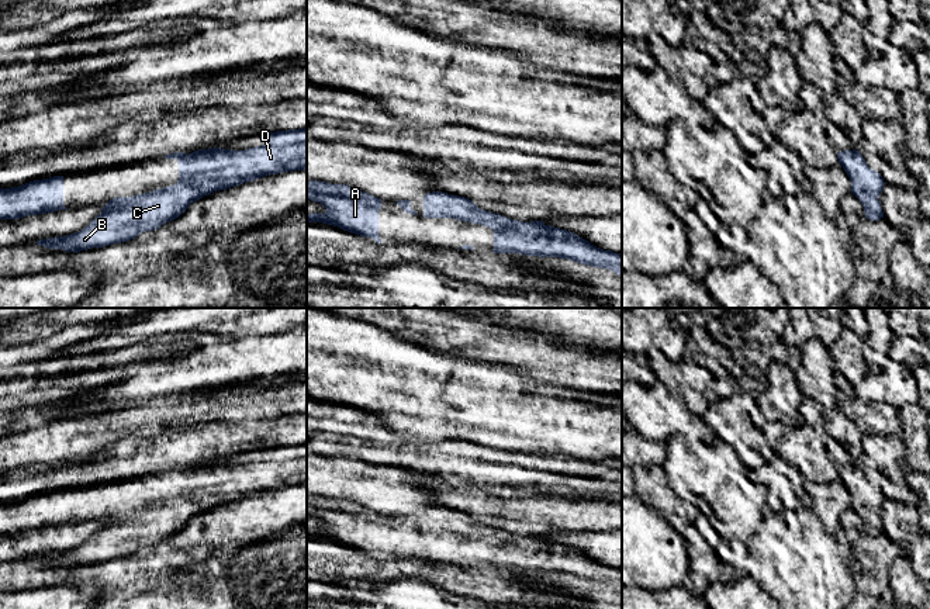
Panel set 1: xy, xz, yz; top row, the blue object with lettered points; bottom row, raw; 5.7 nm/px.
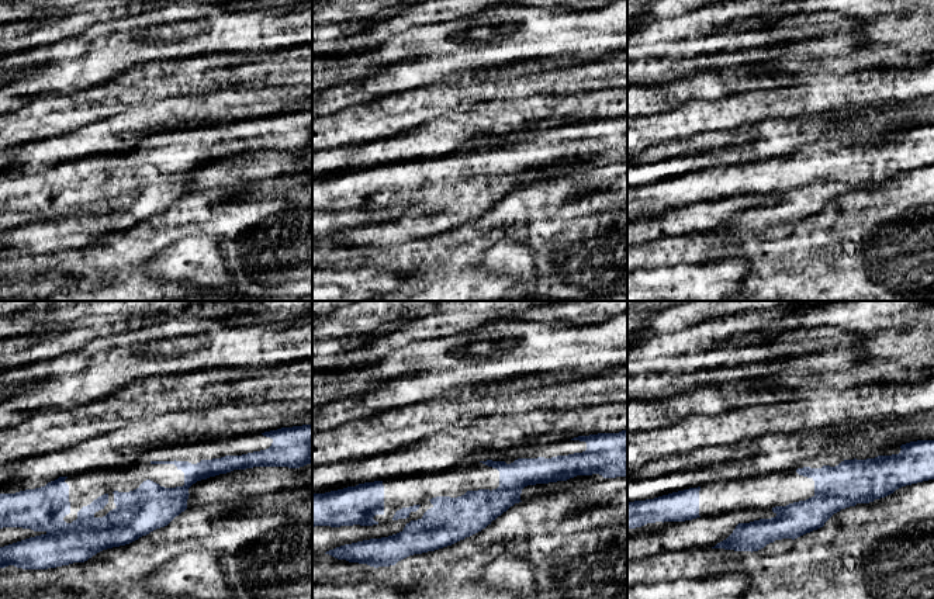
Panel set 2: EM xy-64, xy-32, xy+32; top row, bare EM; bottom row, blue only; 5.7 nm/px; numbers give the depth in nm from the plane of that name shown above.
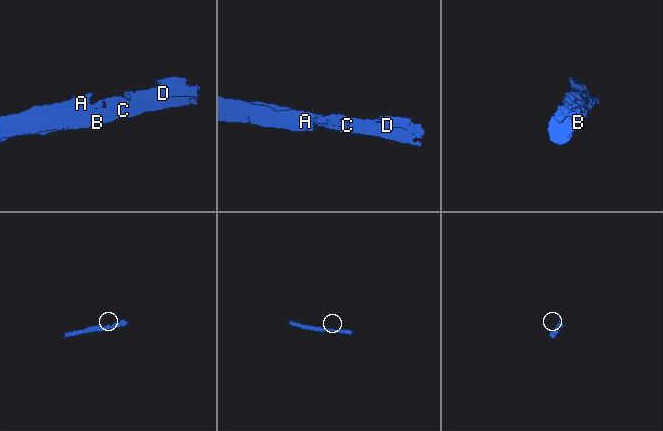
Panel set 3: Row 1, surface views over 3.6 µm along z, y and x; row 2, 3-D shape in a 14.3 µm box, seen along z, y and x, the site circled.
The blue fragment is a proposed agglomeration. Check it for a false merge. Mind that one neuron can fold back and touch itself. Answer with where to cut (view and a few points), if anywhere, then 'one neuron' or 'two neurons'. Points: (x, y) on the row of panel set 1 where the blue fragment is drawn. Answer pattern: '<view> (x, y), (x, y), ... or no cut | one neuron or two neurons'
no cut | one neuron

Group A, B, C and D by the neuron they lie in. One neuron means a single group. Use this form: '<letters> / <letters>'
A B C D

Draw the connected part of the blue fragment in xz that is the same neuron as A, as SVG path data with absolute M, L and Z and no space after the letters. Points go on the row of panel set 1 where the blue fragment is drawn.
M317 180L307 183L307 198L326 208L324 214L307 214L308 222L333 225L350 233L373 238L377 243L381 243L378 235L381 198L346 184Z

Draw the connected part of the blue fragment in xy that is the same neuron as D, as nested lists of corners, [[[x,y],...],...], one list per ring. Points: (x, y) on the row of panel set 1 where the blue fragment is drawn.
[[[307,128],[267,132],[265,136],[265,145],[243,150],[211,148],[189,155],[166,155],[166,159],[179,162],[176,184],[132,197],[111,198],[82,231],[35,243],[77,253],[127,242],[179,218],[191,203],[214,191],[270,174],[307,169]]]

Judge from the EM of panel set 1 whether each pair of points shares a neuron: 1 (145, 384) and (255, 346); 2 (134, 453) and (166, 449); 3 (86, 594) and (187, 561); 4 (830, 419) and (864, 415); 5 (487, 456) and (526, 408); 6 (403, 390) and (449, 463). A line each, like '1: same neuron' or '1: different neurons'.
1: same neuron
2: same neuron
3: different neurons
4: different neurons
5: different neurons
6: different neurons

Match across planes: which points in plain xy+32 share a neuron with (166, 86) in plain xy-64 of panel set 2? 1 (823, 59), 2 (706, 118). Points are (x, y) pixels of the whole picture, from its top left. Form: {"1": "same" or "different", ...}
{"1": "different", "2": "same"}

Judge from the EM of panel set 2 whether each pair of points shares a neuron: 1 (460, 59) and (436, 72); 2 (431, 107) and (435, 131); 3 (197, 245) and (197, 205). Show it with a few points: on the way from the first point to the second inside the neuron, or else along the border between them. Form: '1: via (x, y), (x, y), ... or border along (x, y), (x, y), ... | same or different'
1: via (455, 62), (442, 66) | same
2: border along (464, 108), (450, 108), (402, 132) | different
3: border along (203, 231), (189, 234), (168, 246) | different

